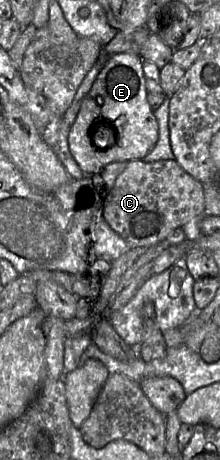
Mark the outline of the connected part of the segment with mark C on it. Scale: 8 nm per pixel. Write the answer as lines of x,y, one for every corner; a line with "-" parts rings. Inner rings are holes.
175,159
127,162
114,187
103,200
103,218
130,248
163,242
176,228
196,217
204,217
204,186
189,175

